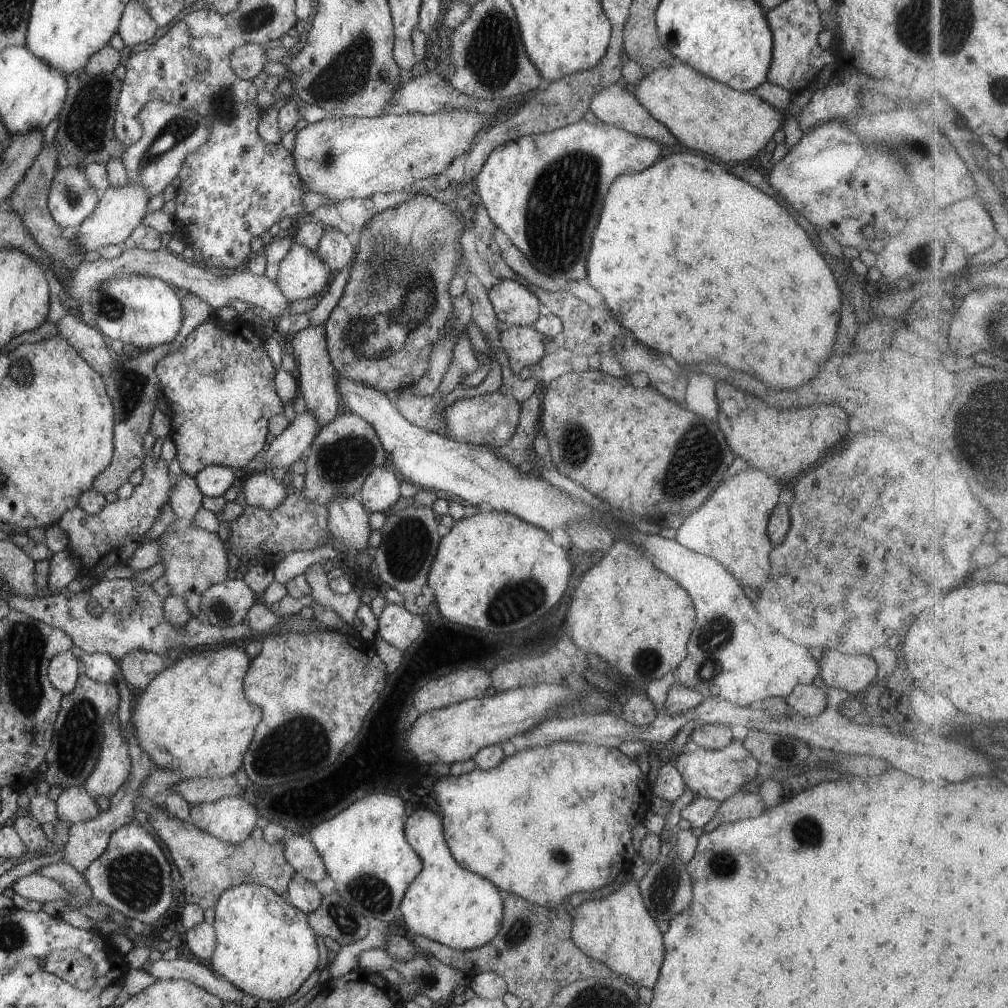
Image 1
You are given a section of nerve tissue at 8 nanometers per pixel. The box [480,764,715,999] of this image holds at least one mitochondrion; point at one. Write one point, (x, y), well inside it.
(665, 884)

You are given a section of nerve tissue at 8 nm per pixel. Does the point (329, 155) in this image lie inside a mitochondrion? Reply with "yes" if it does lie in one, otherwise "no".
yes

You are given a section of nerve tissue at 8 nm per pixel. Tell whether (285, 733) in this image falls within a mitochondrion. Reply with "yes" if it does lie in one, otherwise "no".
yes

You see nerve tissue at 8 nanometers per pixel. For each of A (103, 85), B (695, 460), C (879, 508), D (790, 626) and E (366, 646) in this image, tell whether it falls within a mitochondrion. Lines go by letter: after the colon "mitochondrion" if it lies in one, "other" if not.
A: other
B: mitochondrion
C: other
D: other
E: other

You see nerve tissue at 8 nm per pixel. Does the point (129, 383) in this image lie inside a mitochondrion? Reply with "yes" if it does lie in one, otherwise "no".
yes

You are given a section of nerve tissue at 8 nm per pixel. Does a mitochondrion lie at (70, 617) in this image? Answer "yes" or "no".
no

